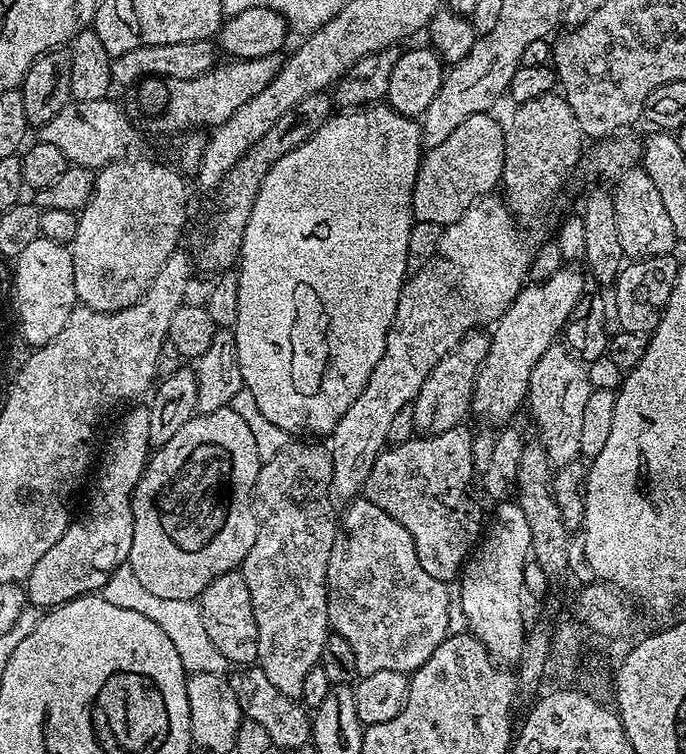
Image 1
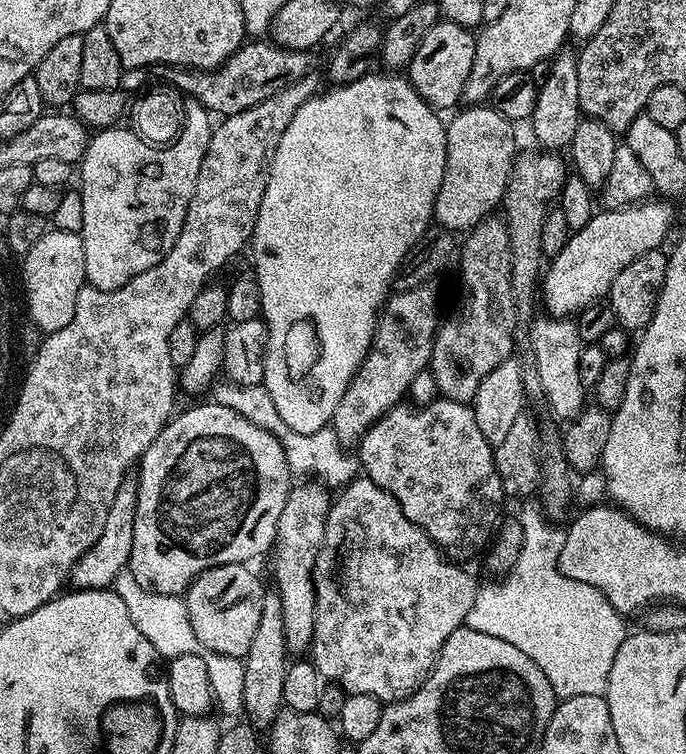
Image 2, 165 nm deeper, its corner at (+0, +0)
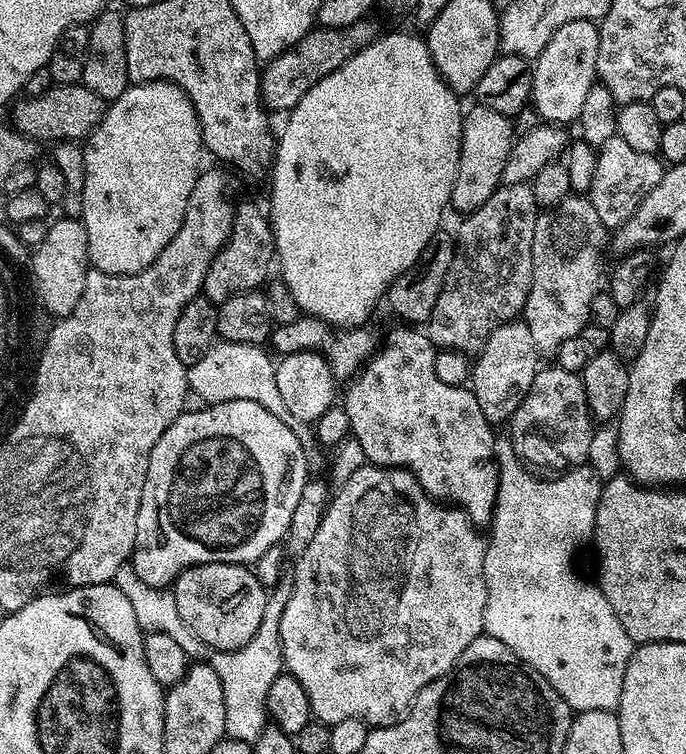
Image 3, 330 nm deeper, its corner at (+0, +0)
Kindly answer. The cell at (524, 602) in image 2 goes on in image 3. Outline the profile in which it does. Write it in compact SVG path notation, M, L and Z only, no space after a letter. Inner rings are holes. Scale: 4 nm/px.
M508 438L497 439L496 464L500 468L500 473L498 474L498 498L496 499L496 509L492 515L492 523L490 525L492 536L489 535L487 537L488 553L484 563L484 589L486 590L484 632L489 636L498 638L498 642L502 642L502 646L506 646L518 659L523 660L526 666L530 666L535 672L542 674L542 678L546 678L546 682L550 682L550 686L554 686L554 690L558 690L561 698L572 707L573 713L585 712L586 710L606 710L610 712L619 709L620 699L622 698L622 678L626 678L626 666L632 657L634 645L630 634L626 634L622 622L618 622L610 602L606 602L606 598L593 581L591 584L590 581L583 580L580 577L580 568L576 565L576 559L579 558L580 551L584 548L584 543L587 545L592 538L602 481L598 478L598 474L587 466L569 468L567 472L553 475L551 478L533 474L525 467L520 457L516 455L512 448L511 439Z

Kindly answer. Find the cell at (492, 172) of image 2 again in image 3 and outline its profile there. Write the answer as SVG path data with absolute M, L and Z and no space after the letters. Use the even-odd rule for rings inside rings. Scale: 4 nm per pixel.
M476 104L464 113L464 129L462 130L462 150L458 158L458 174L454 178L454 190L450 201L451 207L457 208L460 214L478 210L490 194L502 184L502 170L506 170L506 158L510 158L510 150L514 143L512 136L513 121L509 117L498 114L498 110L490 110L486 106Z

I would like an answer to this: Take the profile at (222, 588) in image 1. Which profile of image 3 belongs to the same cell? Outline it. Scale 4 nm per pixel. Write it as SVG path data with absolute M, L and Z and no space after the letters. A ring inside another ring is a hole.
M196 564L180 573L170 585L178 618L190 626L193 634L209 650L229 652L238 650L258 634L264 609L270 600L264 597L265 585L255 571L242 564Z

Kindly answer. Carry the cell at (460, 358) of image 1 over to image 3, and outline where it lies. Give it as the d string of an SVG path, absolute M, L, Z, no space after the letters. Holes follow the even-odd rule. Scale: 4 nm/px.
M531 183L504 184L496 189L478 210L463 217L464 225L460 233L455 233L456 253L450 270L444 279L442 294L434 302L434 314L430 314L426 325L426 335L437 349L449 348L455 352L475 354L490 338L498 326L515 320L523 313L526 298L530 294L532 281L532 247L534 246L534 222L538 215L538 205L532 193Z

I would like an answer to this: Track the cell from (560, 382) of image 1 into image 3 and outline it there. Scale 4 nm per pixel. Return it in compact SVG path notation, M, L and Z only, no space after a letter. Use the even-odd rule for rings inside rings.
M569 194L558 206L543 209L537 215L532 247L532 281L522 313L537 353L556 353L566 338L580 335L589 324L590 302L594 294L601 291L602 277L606 272L603 252L604 248L606 252L609 240L609 229L605 228L602 218L598 218L587 195Z

